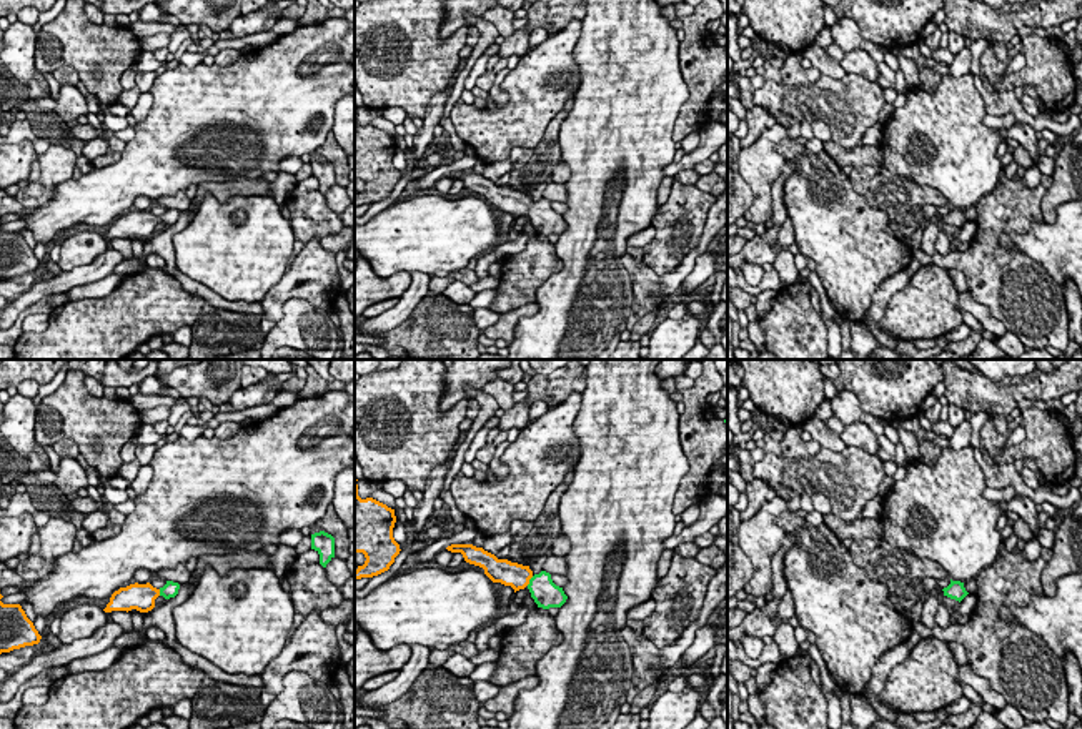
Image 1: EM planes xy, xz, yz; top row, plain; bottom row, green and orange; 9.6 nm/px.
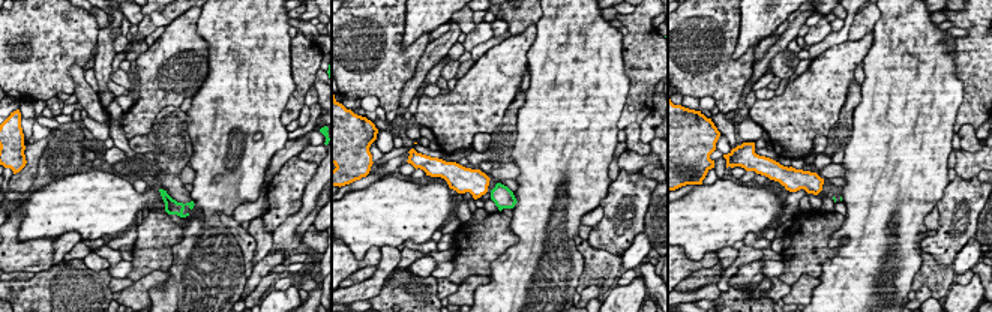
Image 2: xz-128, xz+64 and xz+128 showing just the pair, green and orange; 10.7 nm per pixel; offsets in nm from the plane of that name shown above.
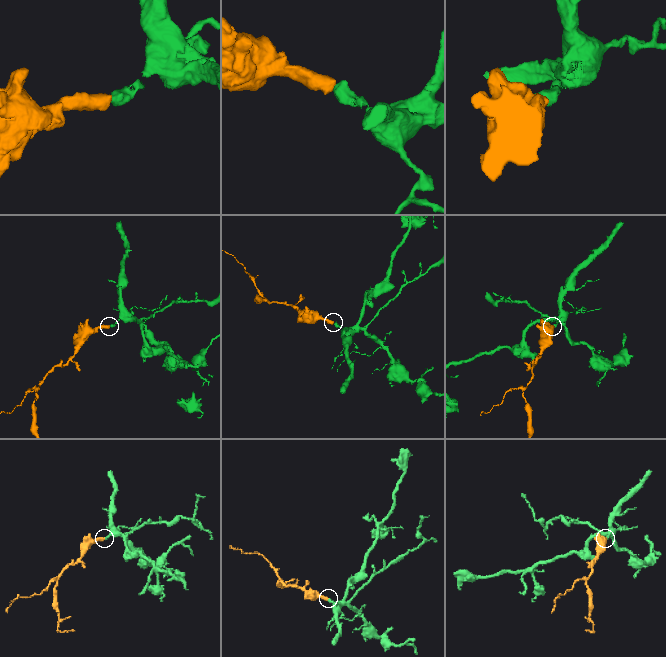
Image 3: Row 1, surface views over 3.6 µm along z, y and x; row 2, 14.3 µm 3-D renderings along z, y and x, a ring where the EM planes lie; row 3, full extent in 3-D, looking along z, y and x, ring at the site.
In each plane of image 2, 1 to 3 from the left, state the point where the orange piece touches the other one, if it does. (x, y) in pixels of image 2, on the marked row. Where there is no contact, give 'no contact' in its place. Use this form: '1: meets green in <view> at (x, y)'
1: no contact
2: no contact
3: no contact

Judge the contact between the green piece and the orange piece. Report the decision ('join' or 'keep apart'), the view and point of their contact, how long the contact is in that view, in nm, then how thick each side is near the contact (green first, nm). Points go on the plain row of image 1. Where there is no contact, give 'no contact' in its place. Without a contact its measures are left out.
join; meets green in xz at (530, 208); contact 120 nm long; 260 nm thick on the green side, 240 nm on the other

